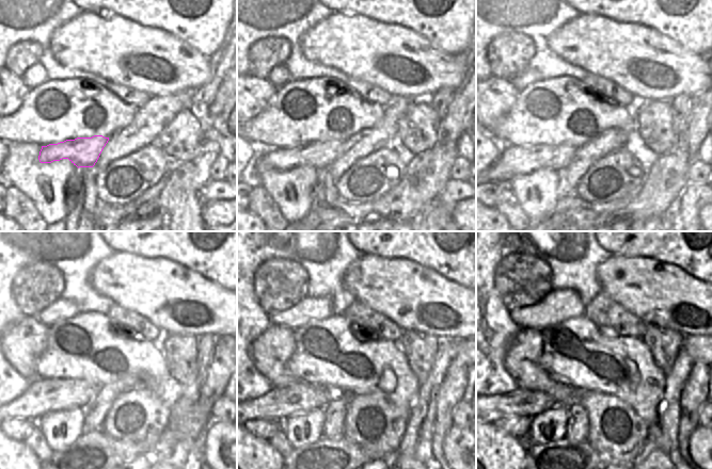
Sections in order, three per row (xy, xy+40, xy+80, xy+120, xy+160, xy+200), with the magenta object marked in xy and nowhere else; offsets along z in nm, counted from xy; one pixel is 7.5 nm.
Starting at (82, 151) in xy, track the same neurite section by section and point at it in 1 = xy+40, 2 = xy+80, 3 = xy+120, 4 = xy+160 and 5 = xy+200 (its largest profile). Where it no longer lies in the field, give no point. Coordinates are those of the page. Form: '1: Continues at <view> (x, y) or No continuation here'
1: Continues at xy+40 (318, 155)
2: Continues at xy+80 (513, 161)
3: Continues at xy+120 (44, 395)
4: Continues at xy+160 (281, 402)
5: Continues at xy+200 (521, 402).

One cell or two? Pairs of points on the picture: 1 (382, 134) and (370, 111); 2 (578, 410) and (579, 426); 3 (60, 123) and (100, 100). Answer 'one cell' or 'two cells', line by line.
1: two cells
2: one cell
3: one cell

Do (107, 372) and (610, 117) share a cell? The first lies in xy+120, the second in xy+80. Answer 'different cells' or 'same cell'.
same cell

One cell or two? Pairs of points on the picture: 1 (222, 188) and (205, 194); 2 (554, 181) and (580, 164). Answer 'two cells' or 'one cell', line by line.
1: one cell
2: two cells

